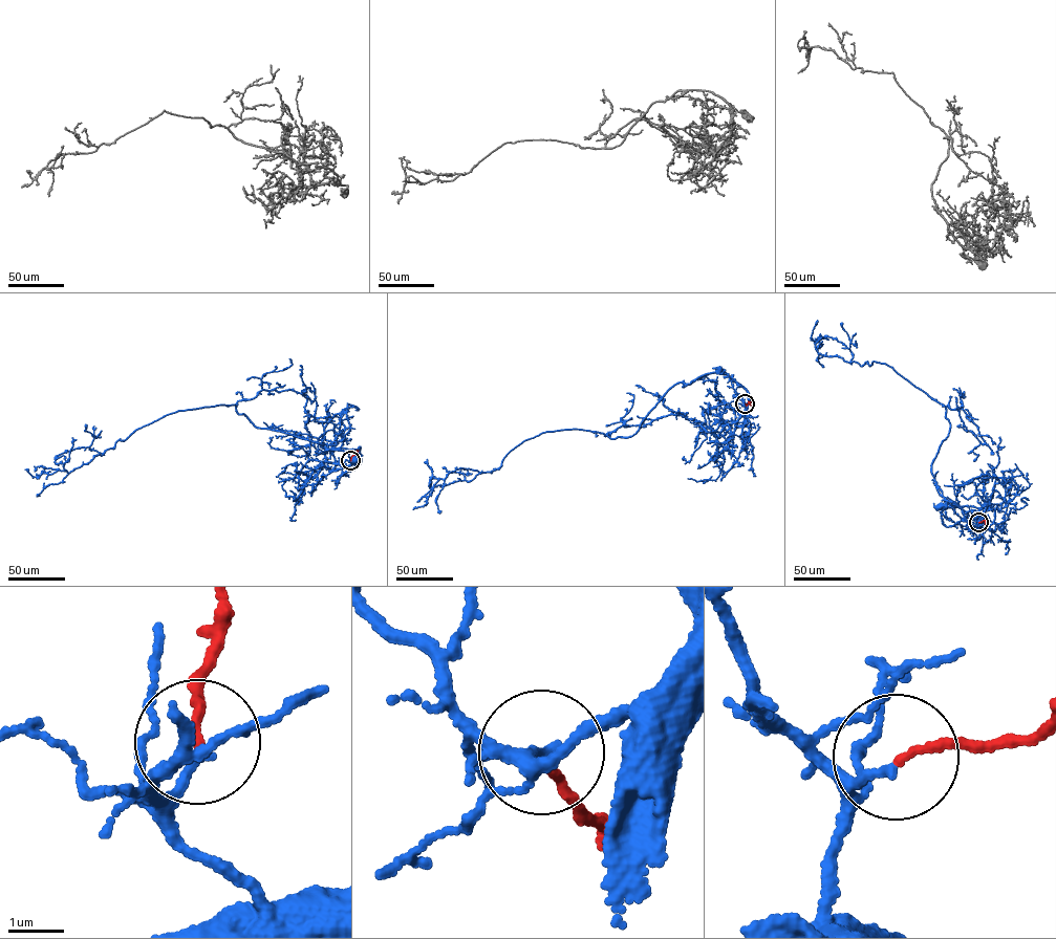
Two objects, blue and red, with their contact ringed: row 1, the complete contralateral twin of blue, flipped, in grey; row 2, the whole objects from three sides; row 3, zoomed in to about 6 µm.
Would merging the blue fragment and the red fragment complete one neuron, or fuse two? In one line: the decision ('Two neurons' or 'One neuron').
One neuron

